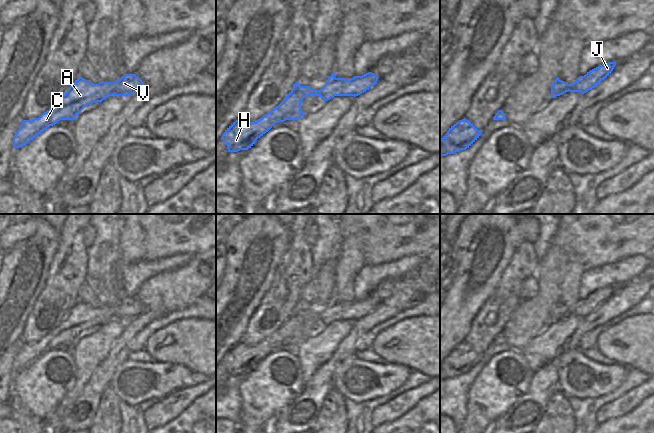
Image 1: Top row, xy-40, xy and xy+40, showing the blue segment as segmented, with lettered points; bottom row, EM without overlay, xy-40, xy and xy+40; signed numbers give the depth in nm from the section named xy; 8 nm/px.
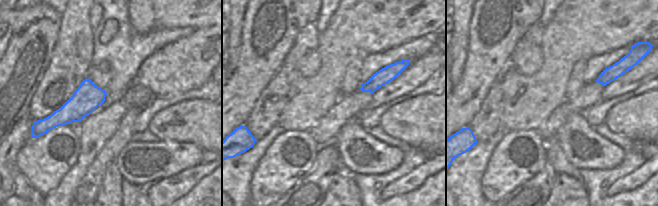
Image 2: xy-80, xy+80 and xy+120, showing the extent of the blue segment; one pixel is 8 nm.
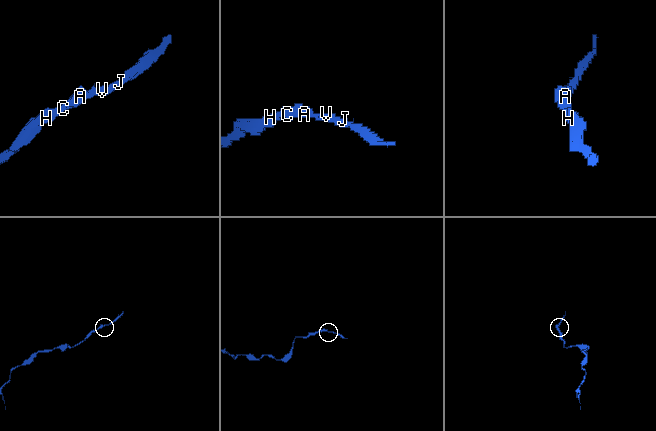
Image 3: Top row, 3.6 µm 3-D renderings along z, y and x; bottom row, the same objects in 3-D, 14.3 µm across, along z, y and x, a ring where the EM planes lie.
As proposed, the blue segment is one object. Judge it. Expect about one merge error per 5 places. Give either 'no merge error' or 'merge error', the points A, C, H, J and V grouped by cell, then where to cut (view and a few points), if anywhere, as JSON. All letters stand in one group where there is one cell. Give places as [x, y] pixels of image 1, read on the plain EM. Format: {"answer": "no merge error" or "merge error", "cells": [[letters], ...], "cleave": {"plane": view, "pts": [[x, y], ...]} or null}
{"answer": "no merge error", "cells": [["A", "C", "H", "J", "V"]], "cleave": null}

